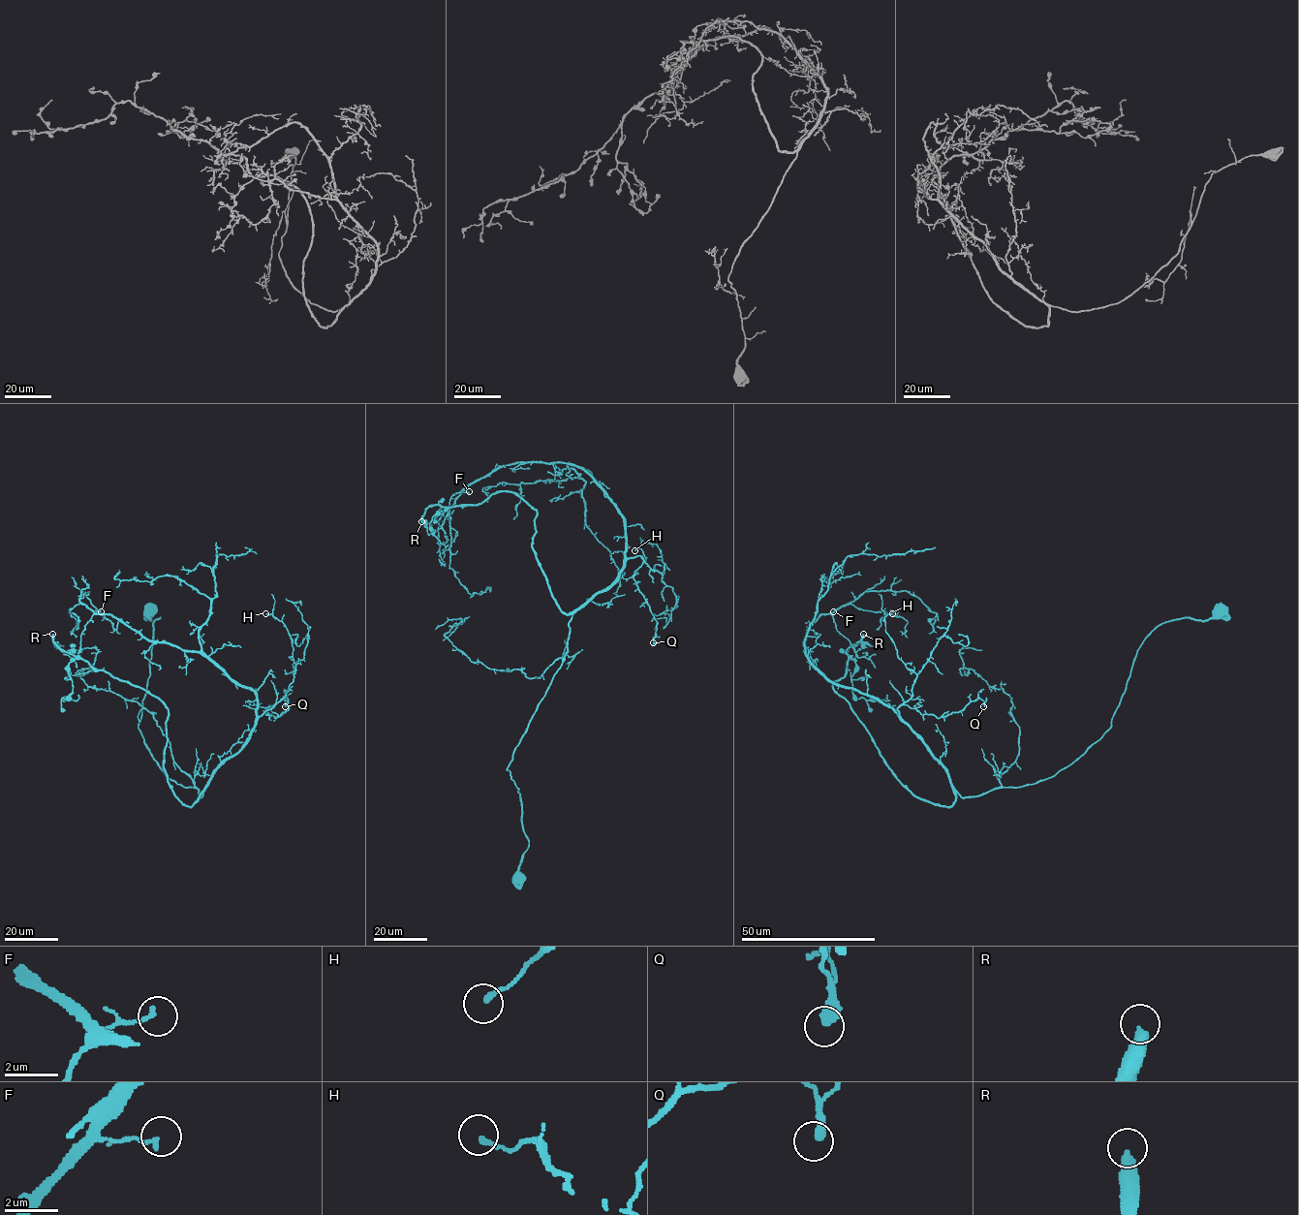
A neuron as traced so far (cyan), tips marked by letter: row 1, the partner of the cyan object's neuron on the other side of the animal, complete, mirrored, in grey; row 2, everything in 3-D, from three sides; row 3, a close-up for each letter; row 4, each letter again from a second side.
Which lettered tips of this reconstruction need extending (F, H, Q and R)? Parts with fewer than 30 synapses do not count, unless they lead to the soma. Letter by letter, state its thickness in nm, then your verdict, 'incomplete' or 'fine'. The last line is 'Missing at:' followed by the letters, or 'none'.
F: 150 nm thick; fine
H: 200 nm thick; fine
Q: 400 nm thick; fine
R: 400 nm thick; incomplete
Missing at: R

